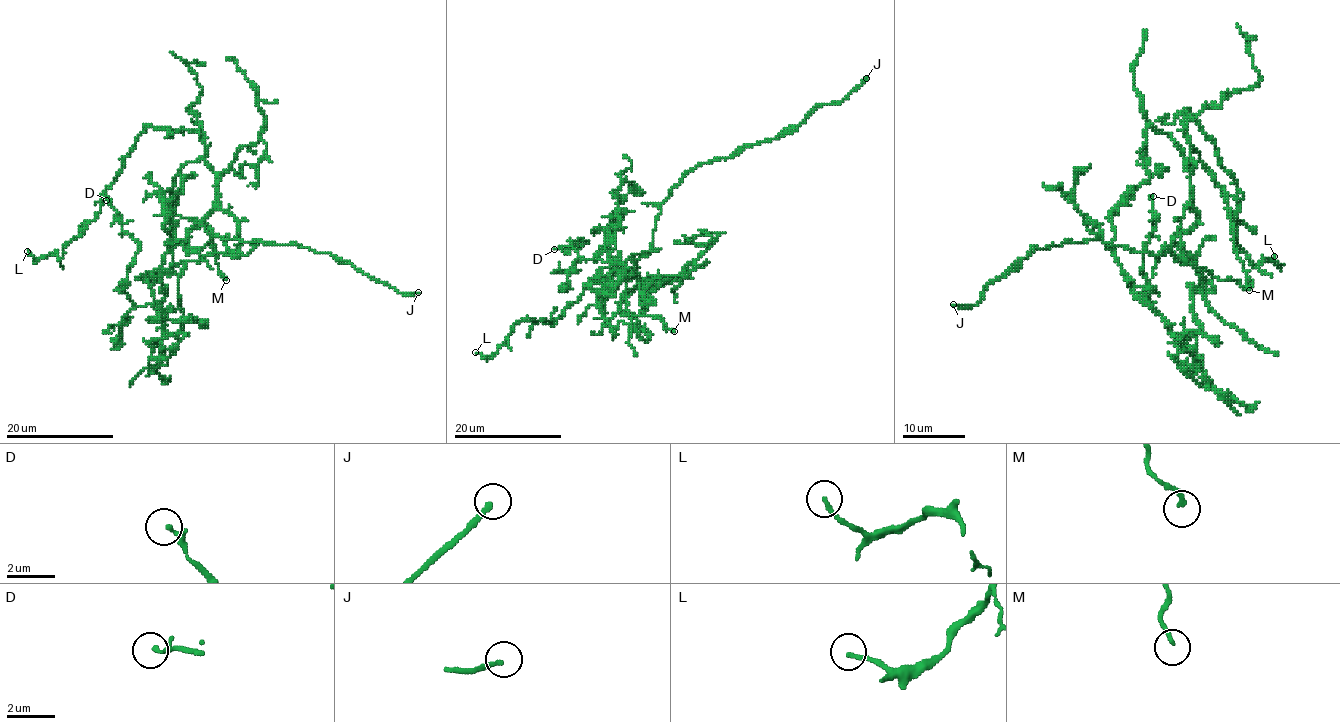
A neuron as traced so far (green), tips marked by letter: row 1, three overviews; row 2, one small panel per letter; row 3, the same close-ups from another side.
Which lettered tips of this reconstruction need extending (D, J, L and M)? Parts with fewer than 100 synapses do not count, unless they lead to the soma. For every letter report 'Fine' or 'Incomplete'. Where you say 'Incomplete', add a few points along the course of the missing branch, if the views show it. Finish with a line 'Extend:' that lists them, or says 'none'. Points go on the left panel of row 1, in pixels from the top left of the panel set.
D: Fine
J: Incomplete
L: Fine
M: Fine
Extend: J

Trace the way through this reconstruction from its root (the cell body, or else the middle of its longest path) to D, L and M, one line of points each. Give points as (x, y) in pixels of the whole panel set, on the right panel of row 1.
D: (1199, 220), (1174, 242), (1213, 289), (1192, 292), (1200, 328), (1177, 336), (1147, 301), (1141, 271), (1153, 196)
L: (1199, 220), (1185, 110), (1236, 184), (1238, 246), (1255, 267), (1264, 261), (1278, 265), (1274, 256)
M: (1199, 220), (1191, 201), (1192, 150), (1225, 193), (1235, 253), (1247, 275), (1249, 290)

